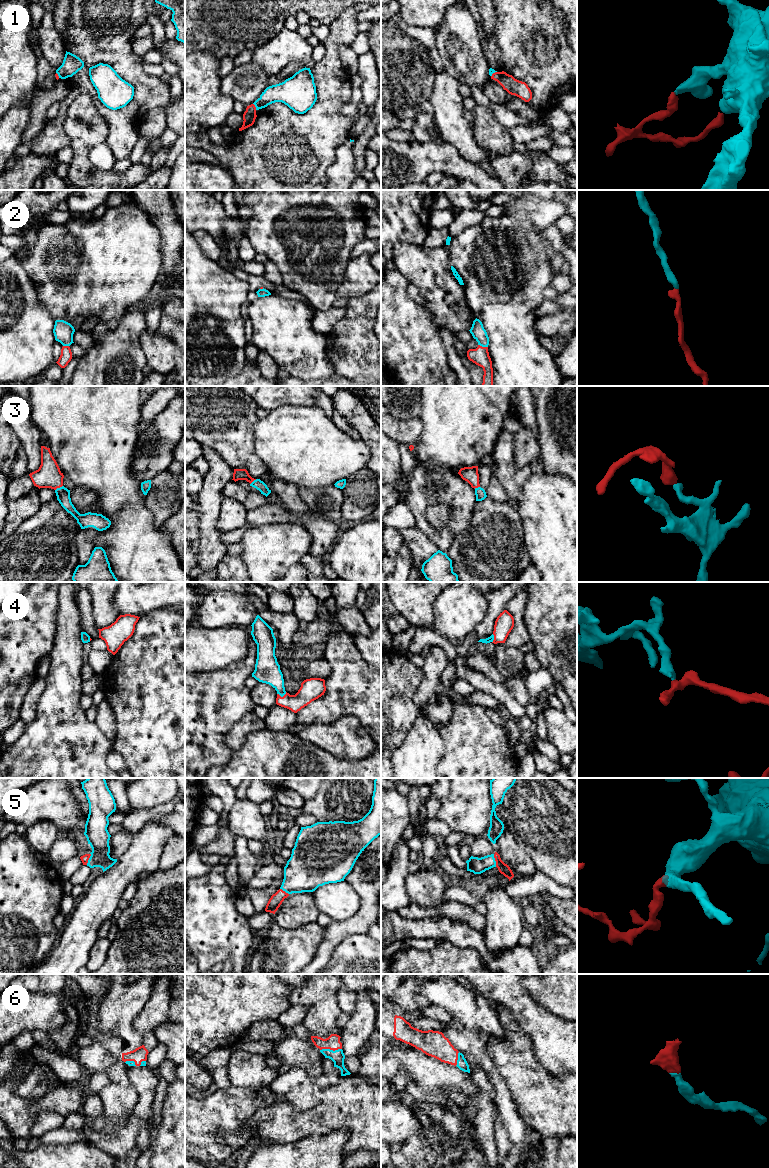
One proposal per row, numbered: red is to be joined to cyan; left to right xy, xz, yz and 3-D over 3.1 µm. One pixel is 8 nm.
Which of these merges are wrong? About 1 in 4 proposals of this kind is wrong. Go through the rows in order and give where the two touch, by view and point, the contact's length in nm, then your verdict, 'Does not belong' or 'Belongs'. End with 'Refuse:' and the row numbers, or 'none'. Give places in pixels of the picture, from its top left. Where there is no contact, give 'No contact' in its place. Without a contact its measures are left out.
1: Touches cyan at xz (255, 106). Shared border 60 nm. Does not belong
2: Touches cyan at yz (483, 346). Shared border 80 nm. Belongs
3: Touches cyan at xy (58, 488). Shared border 80 nm. Belongs
4: Touches cyan at xz (281, 696). Shared border 80 nm. Belongs
5: Touches cyan at yz (494, 860). Shared border 110 nm. Belongs
6: Touches cyan at xz (330, 1050). Shared border 180 nm. Belongs
Refuse: 1

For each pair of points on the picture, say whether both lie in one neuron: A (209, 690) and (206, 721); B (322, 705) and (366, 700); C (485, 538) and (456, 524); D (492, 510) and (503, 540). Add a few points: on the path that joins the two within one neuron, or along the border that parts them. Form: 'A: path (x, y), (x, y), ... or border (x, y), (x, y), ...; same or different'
A: path (209, 698), (206, 713); same
B: path (333, 705), (336, 702), (355, 702); same
C: border (473, 507), (470, 524), (454, 538), (450, 547); different
D: path (492, 517), (496, 533); same

